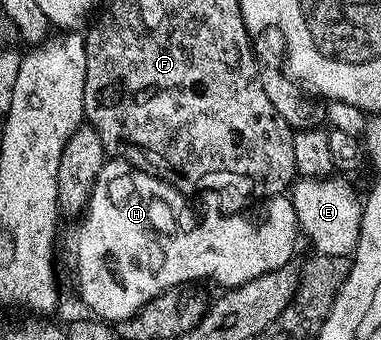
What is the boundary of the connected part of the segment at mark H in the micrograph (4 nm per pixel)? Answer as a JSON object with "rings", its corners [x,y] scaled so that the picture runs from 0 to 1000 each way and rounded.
{"rings":[[[291,465],[289,471],[281,471],[270,491],[262,500],[262,512],[252,524],[249,547],[241,553],[239,565],[239,582],[231,588],[231,600],[226,609],[223,626],[205,644],[207,653],[199,659],[197,668],[189,671],[186,679],[178,682],[176,691],[168,694],[163,691],[160,712],[165,721],[165,712],[171,721],[176,721],[176,747],[181,756],[186,756],[186,771],[192,779],[197,779],[197,829],[202,838],[207,838],[207,876],[213,885],[220,888],[223,897],[231,900],[234,909],[231,915],[244,918],[247,932],[262,938],[262,941],[320,941],[328,935],[346,935],[354,921],[365,915],[367,906],[373,906],[391,882],[402,882],[420,865],[423,859],[433,859],[444,847],[454,847],[457,841],[475,841],[483,835],[501,835],[509,832],[514,824],[533,824],[522,818],[564,818],[564,829],[570,838],[575,838],[575,847],[604,847],[609,841],[630,841],[633,835],[643,835],[654,824],[664,824],[675,812],[685,812],[696,800],[717,800],[727,788],[738,788],[740,782],[756,779],[766,768],[764,759],[774,747],[774,709],[787,709],[790,700],[790,679],[785,674],[785,650],[780,647],[780,624],[769,612],[769,600],[764,597],[761,579],[753,576],[724,576],[717,582],[703,582],[698,591],[688,597],[690,606],[690,629],[617,629],[609,635],[609,641],[543,641],[533,653],[533,665],[522,665],[522,641],[517,632],[512,632],[512,618],[507,609],[499,606],[496,597],[496,582],[493,574],[480,571],[467,553],[459,547],[444,544],[438,535],[428,535],[417,524],[404,524],[402,518],[391,518],[381,506],[370,506],[360,491],[354,491],[349,482],[339,482],[336,476],[320,476],[315,465]]]}

